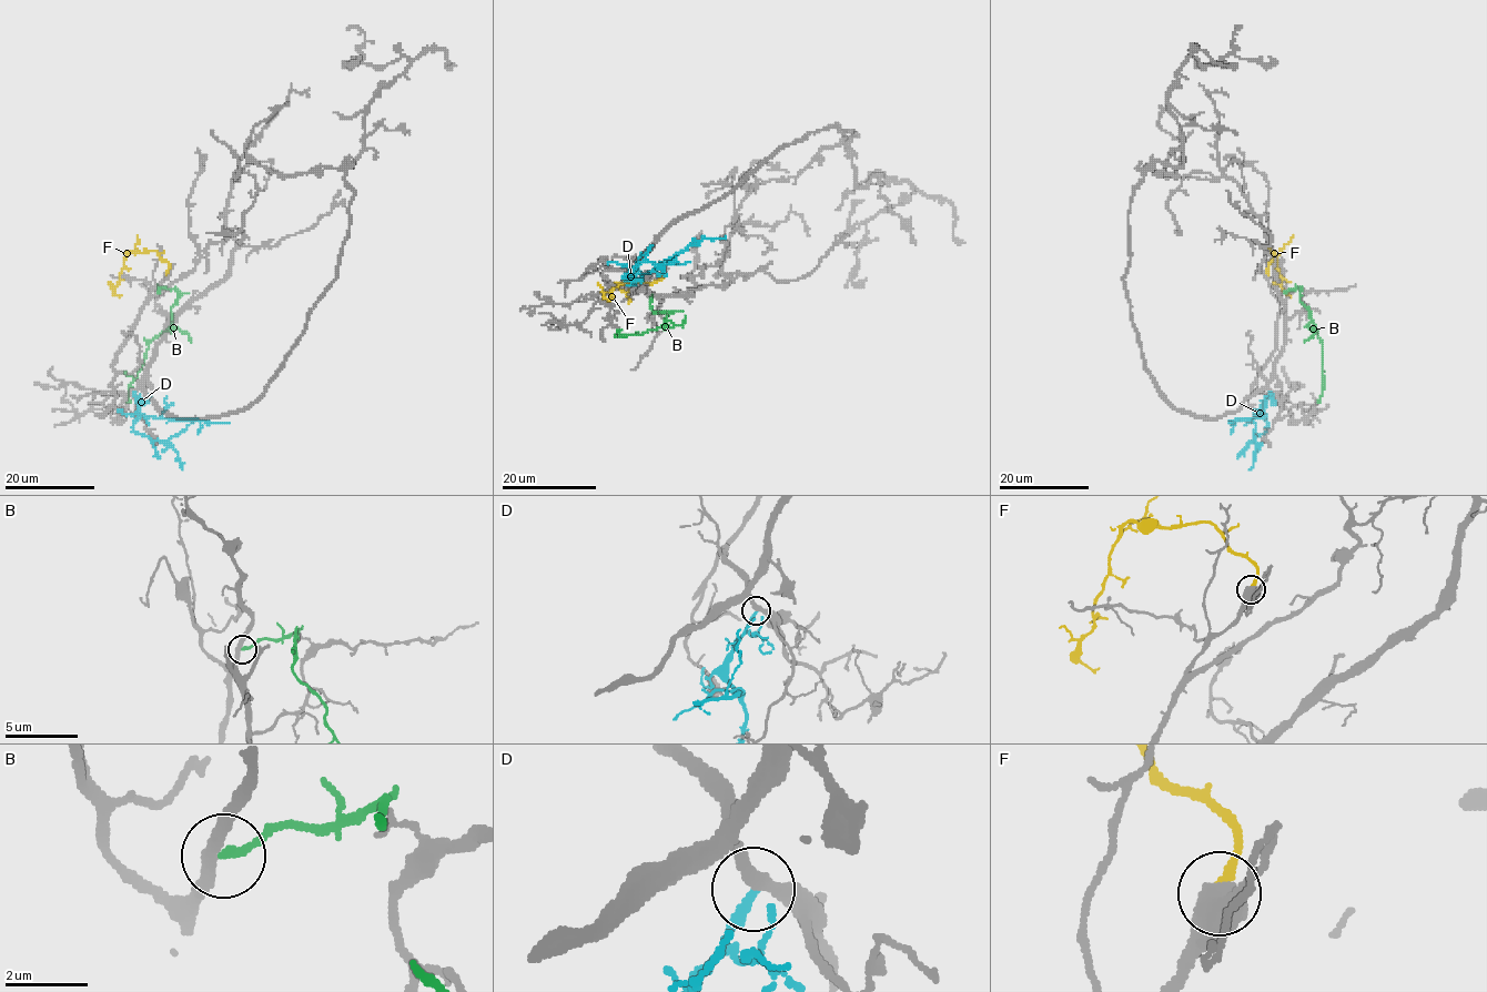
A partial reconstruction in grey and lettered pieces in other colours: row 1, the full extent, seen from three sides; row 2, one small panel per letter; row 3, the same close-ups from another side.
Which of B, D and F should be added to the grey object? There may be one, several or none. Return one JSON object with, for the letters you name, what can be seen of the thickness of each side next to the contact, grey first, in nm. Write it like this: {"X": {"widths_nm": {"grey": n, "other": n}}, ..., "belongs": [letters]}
{"belongs": []}

